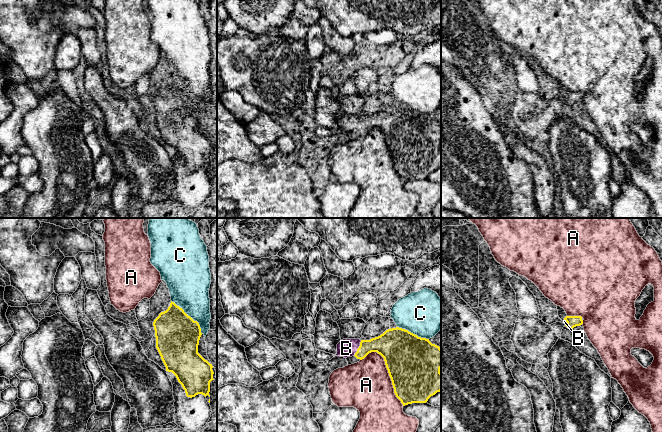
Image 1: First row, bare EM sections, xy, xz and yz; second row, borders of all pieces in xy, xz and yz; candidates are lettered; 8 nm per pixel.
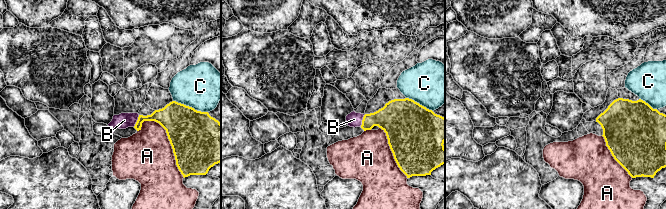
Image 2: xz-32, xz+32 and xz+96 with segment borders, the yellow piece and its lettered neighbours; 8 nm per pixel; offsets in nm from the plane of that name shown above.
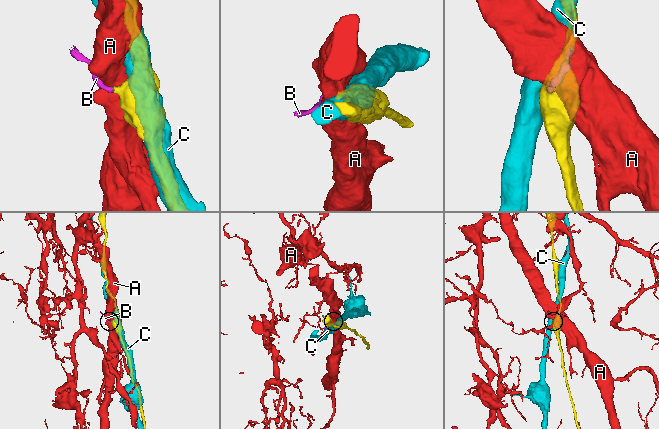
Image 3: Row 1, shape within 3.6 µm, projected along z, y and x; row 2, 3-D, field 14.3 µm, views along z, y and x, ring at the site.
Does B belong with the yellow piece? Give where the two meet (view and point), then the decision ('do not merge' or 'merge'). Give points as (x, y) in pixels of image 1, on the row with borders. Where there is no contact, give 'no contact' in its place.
contact xz (358, 348); merge

